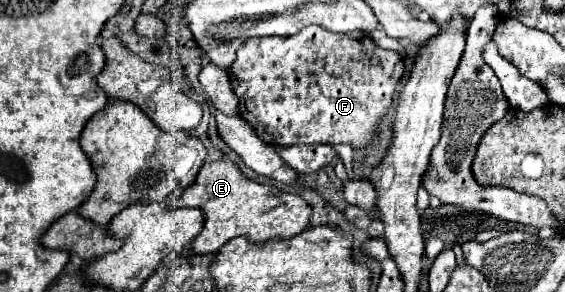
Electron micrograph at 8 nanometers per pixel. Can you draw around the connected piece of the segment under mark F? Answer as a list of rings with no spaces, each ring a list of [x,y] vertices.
[[[312,25],[312,29],[302,29],[300,33],[296,33],[292,37],[276,37],[276,35],[272,35],[272,37],[250,37],[238,49],[234,65],[232,65],[232,69],[228,69],[228,75],[230,75],[232,89],[234,89],[234,93],[240,99],[238,113],[256,129],[256,133],[262,137],[264,143],[268,143],[268,145],[282,145],[282,147],[290,147],[290,145],[314,145],[314,143],[324,143],[324,145],[346,143],[346,145],[350,145],[354,149],[354,153],[362,153],[366,157],[368,151],[370,151],[370,147],[372,147],[372,143],[380,135],[380,119],[390,111],[396,85],[400,83],[400,79],[404,75],[404,63],[402,63],[402,57],[396,51],[388,51],[388,49],[378,47],[364,33],[350,33],[350,35],[344,33],[342,35],[342,33],[332,33],[328,29],[320,29],[320,25]]]

